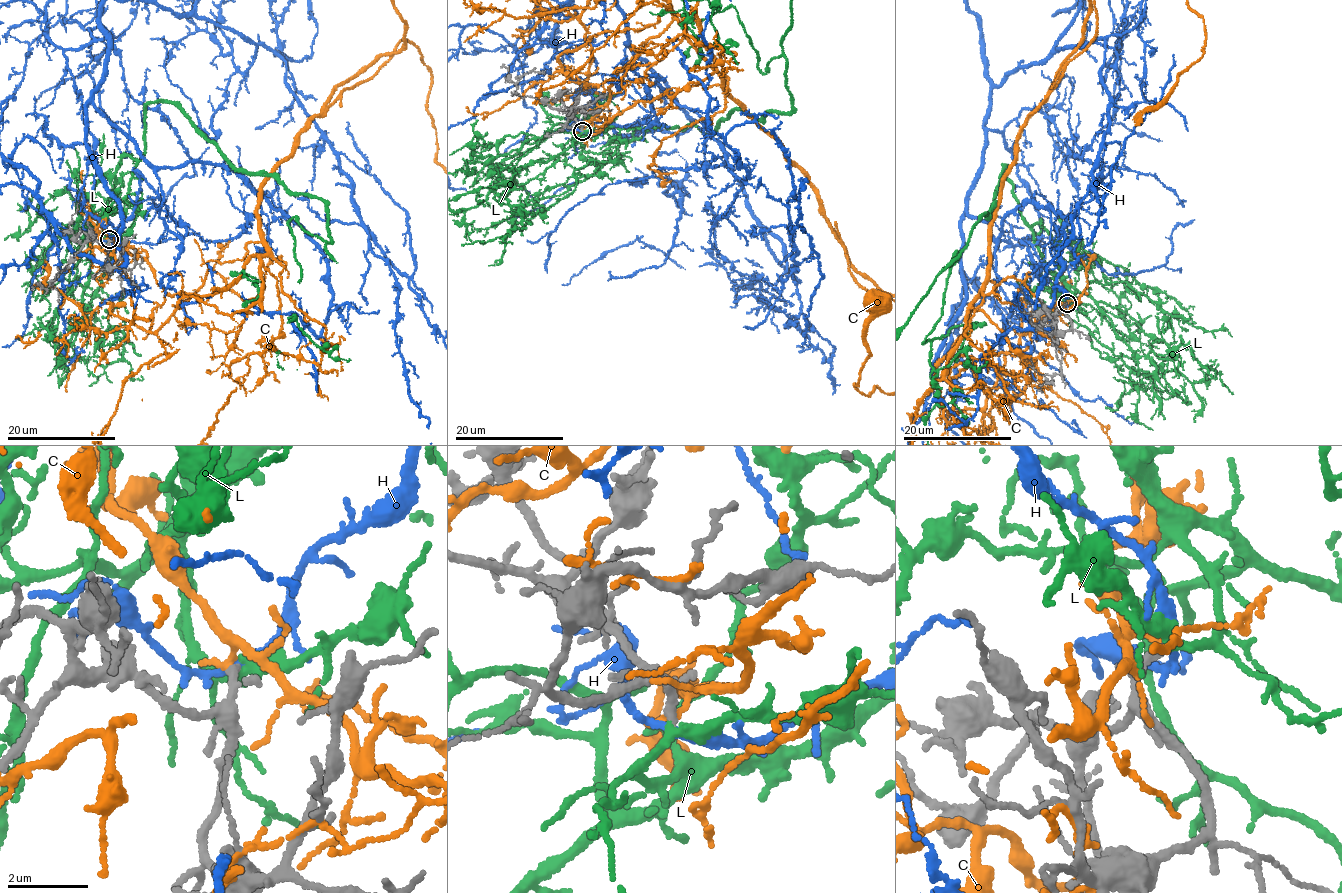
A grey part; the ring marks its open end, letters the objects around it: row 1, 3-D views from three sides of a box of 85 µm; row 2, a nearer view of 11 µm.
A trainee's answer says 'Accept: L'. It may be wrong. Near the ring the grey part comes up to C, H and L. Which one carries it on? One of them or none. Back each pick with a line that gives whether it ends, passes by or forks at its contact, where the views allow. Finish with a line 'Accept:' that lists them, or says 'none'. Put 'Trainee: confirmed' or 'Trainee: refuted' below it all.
L: It passes by
Accept: L
Trainee: confirmed

